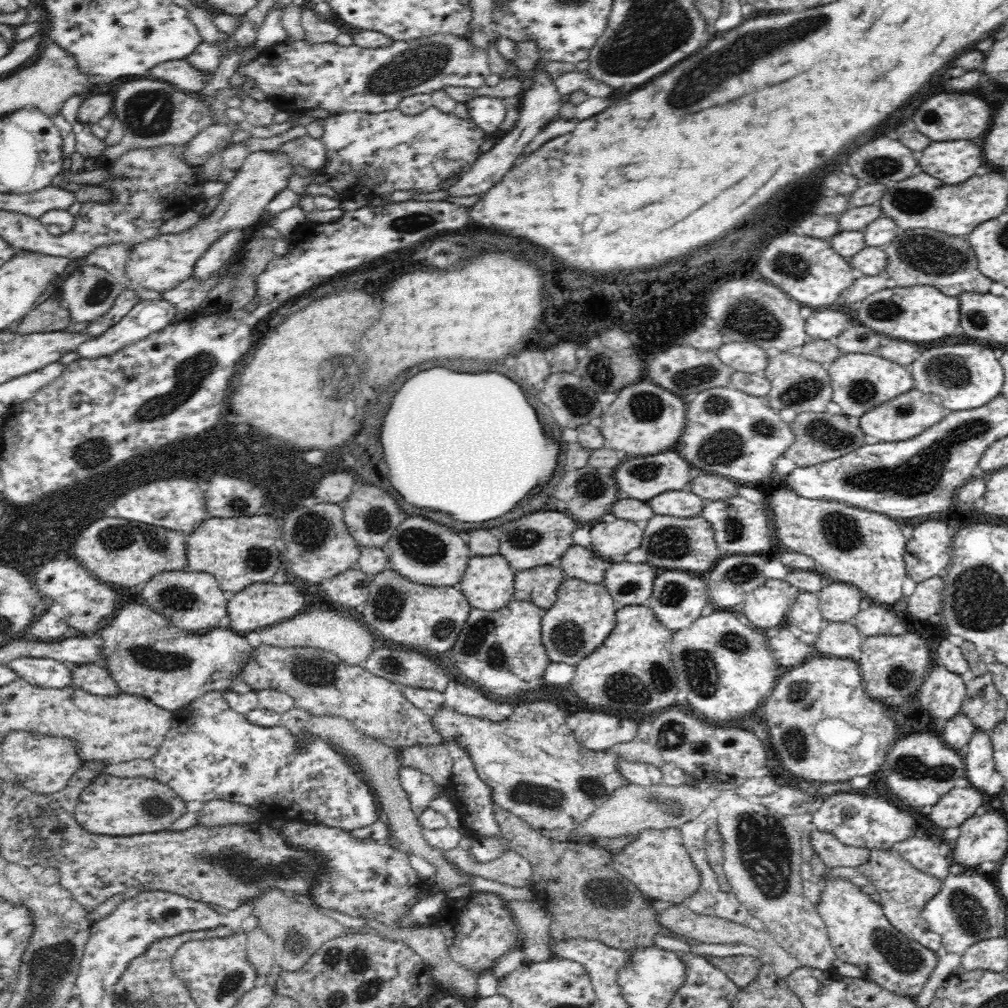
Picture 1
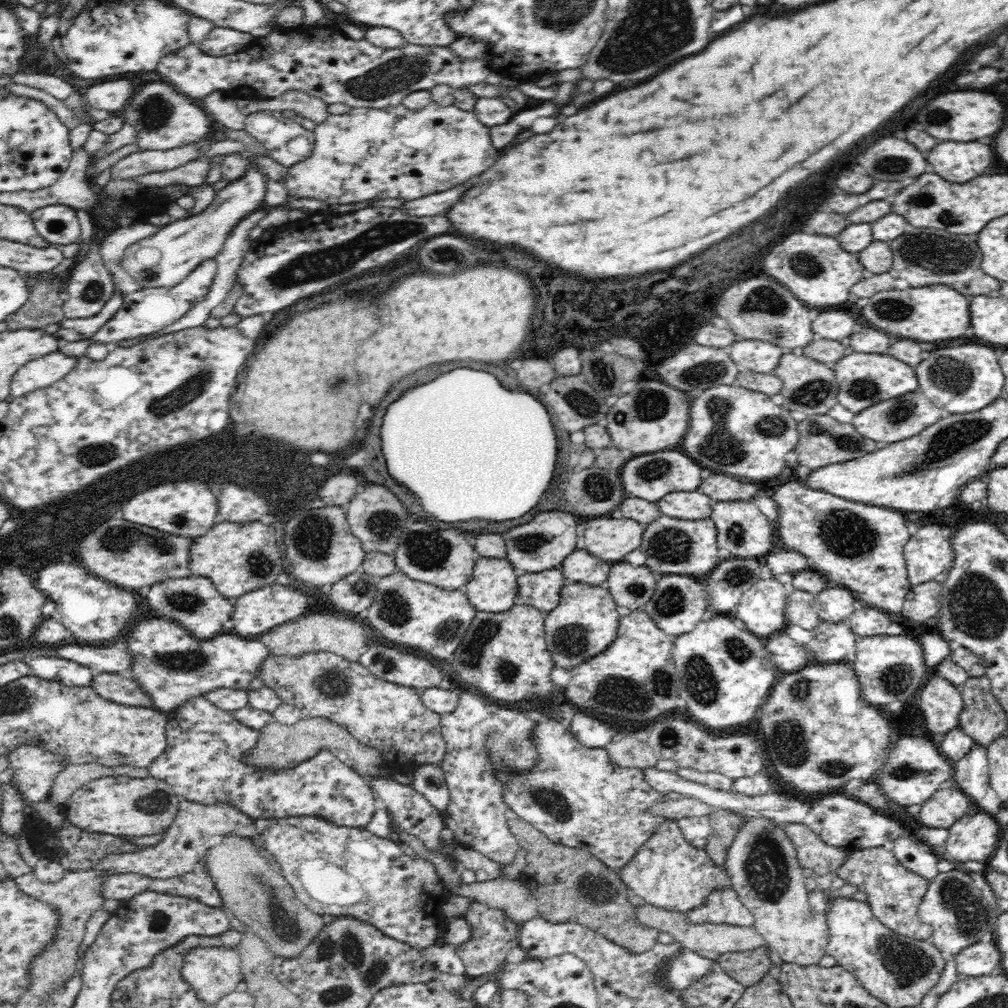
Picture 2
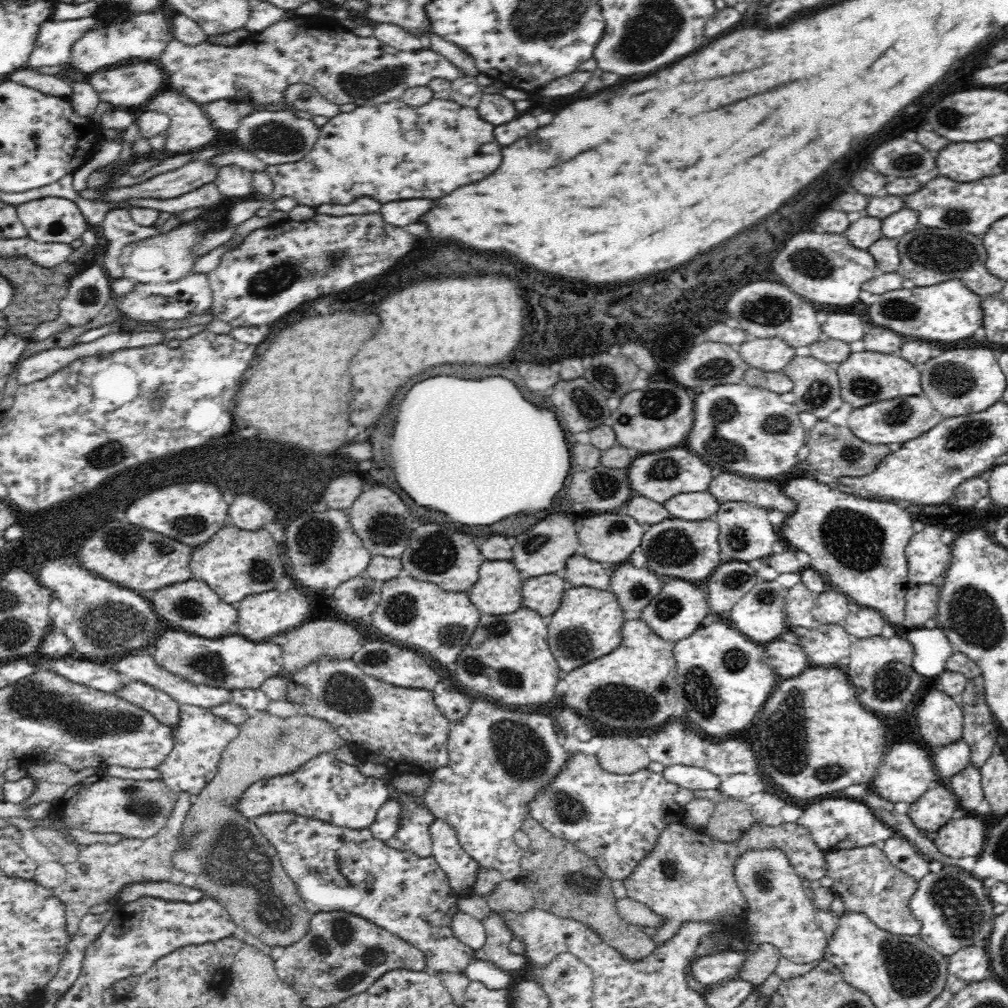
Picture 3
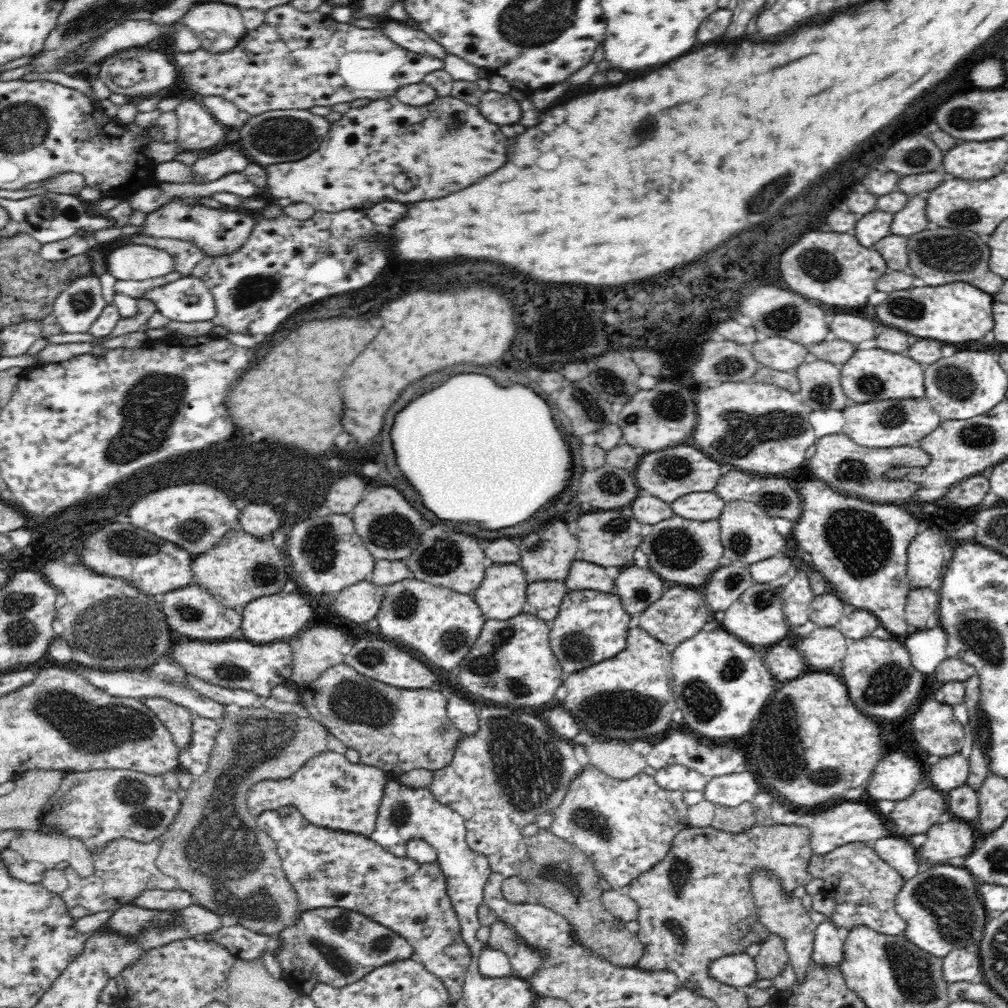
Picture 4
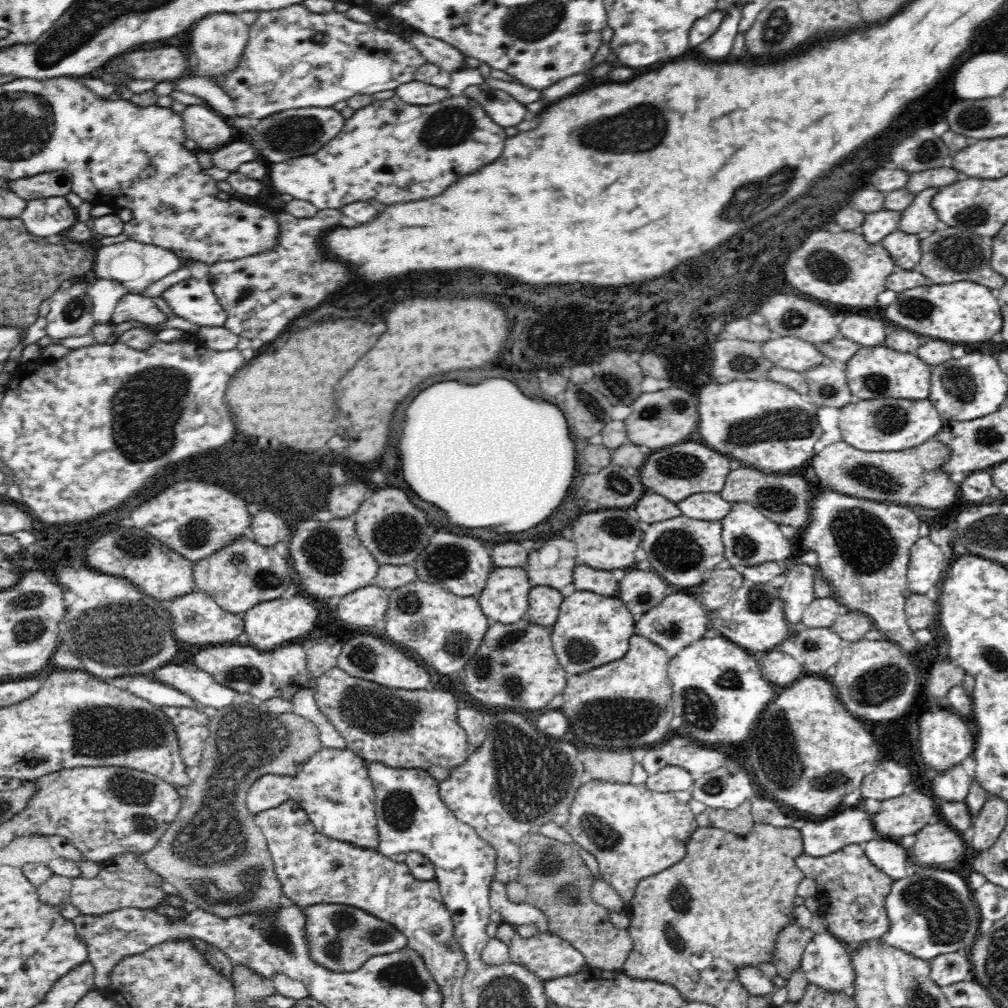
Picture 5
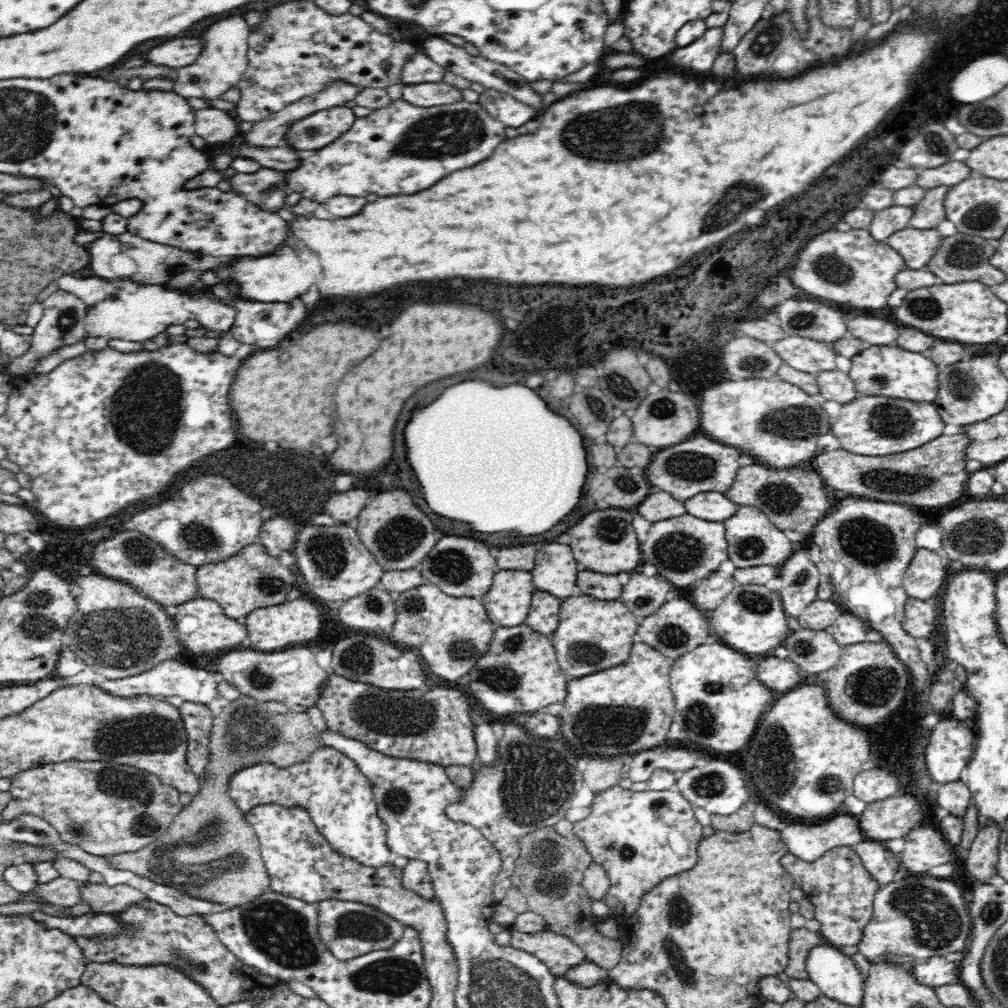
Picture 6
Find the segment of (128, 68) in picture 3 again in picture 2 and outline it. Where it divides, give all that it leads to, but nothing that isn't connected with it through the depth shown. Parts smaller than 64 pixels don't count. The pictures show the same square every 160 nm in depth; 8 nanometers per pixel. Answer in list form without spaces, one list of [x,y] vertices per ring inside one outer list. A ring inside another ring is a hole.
[[[114,80],[114,82],[94,84],[84,91],[84,99],[92,108],[115,114],[124,108],[130,94],[134,94],[136,86],[140,86],[140,83],[130,82],[130,80]]]

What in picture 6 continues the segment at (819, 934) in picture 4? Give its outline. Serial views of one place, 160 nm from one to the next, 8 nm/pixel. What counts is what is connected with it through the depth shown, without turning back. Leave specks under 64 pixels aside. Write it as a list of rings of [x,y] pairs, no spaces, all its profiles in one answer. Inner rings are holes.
[[[822,940],[808,952],[805,966],[809,980],[818,986],[822,995],[842,1004],[860,1006],[865,976],[840,948]]]

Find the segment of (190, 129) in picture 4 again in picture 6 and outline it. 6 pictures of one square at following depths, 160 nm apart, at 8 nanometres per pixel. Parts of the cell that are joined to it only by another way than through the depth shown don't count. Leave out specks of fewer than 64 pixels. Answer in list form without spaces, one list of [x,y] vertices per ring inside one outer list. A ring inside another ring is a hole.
[[[210,106],[194,110],[194,126],[195,134],[202,136],[208,145],[222,144],[241,136],[236,119]]]

